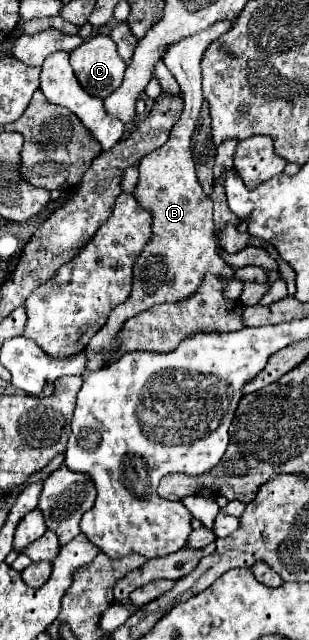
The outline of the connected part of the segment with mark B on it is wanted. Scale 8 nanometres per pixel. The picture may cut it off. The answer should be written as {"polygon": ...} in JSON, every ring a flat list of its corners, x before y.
{"polygon":[[232,19,218,21,204,31,198,31,190,37,180,39,164,55,166,67,172,71,172,75,180,83,184,109,182,109,182,115,176,121,176,125,170,129,168,141,160,149,148,153,138,163,140,177,138,177,138,183,136,183,132,195,140,203,140,207,144,207,144,209,148,207,148,211,152,215,152,239,146,243,146,247,142,249,142,253,138,255,138,259,132,267,130,297,110,313,110,319,106,321,106,325,90,339,90,343,86,347,86,369,88,371,102,369,108,363,108,359,112,355,116,355,116,347,120,345,120,339,118,339,120,331,130,317,134,317,154,305,178,303,178,301,192,297,204,283,206,273,218,275,226,281,224,299,228,299,228,301,240,299,244,283,234,277,234,273,236,273,234,267,230,267,222,259,220,251,238,253,238,251,246,249,254,237,248,231,238,231,238,227,234,223,228,223,222,231,216,231,214,219,212,219,212,201,202,191,202,187,196,179,192,145,190,145,190,137,194,133,200,107,204,103,202,69,200,69,202,57,204,57,208,45,212,41,216,41,220,35,224,35,226,31,230,31,234,23,236,23,236,19,234,21]]}

